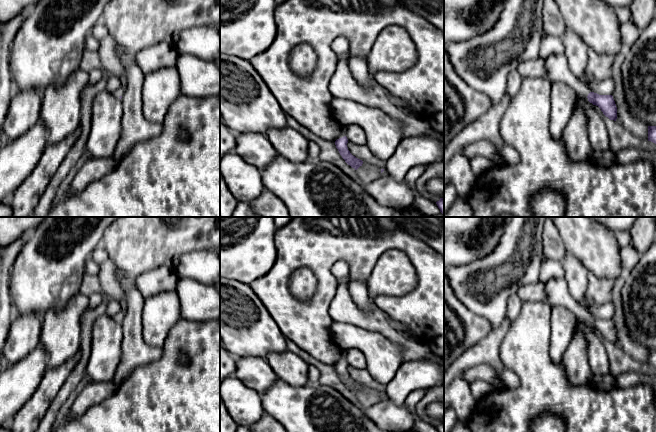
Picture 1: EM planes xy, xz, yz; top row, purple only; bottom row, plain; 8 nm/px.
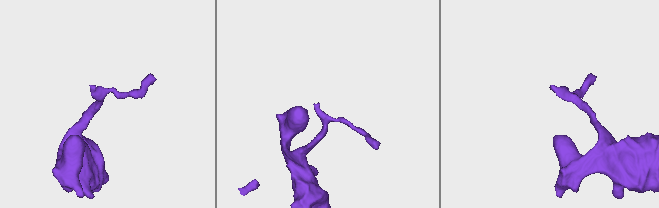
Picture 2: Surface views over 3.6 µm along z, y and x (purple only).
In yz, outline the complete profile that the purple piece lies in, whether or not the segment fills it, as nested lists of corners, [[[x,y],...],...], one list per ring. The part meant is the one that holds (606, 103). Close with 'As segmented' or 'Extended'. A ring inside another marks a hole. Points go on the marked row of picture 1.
[[[554,53],[545,60],[546,78],[552,84],[562,82],[574,89],[577,96],[587,97],[588,101],[598,106],[610,120],[616,121],[617,107],[612,95],[599,95],[590,90],[586,83],[579,80],[568,68],[565,53]]]. Extended

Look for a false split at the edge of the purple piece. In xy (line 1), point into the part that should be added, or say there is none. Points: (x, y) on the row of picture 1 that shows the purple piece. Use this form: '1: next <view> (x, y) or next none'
1: next xy (120, 91)

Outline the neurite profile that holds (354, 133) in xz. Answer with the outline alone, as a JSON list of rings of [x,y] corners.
[[[352,124],[345,127],[348,141],[357,145],[367,145],[367,137],[362,127]]]

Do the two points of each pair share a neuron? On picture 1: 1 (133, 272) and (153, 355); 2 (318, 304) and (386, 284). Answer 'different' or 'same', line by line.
1: different
2: different

